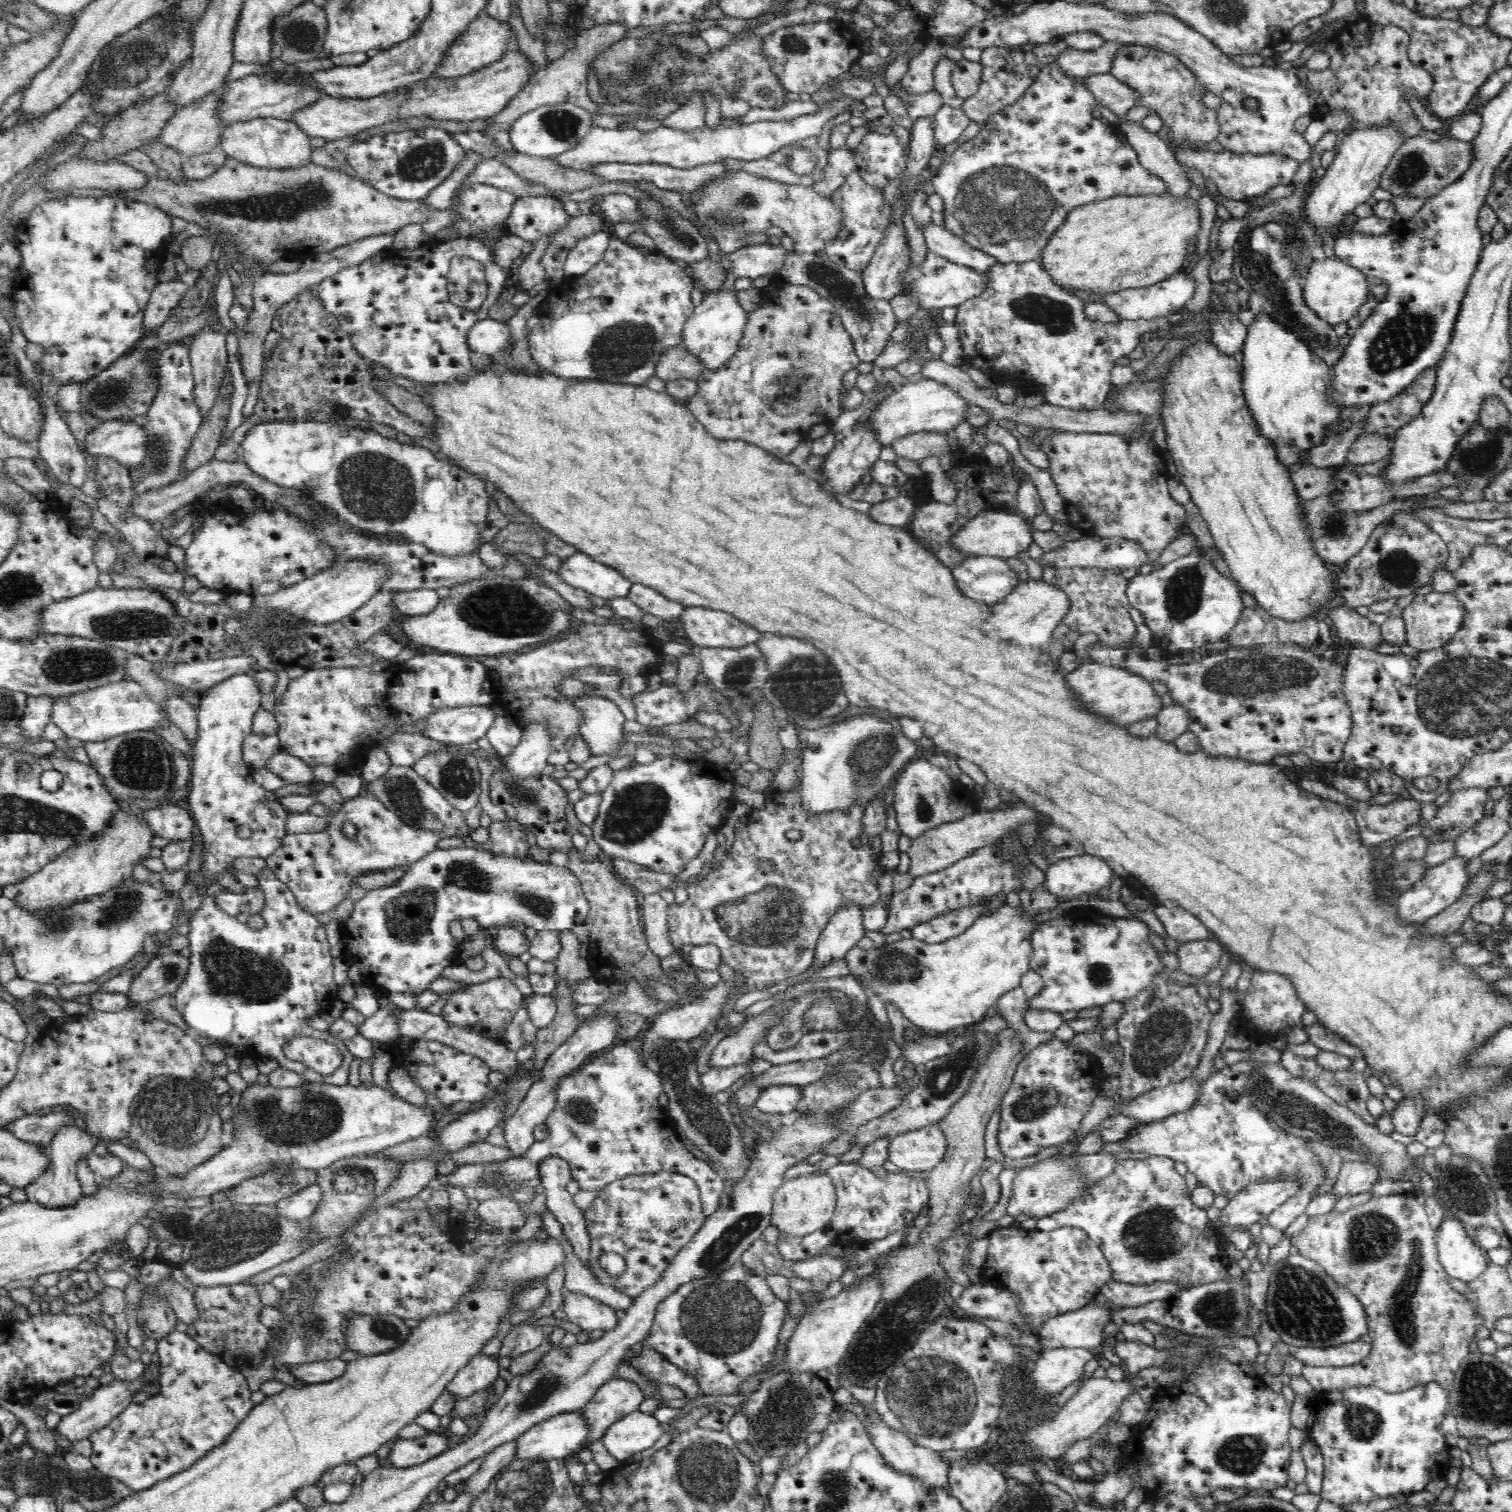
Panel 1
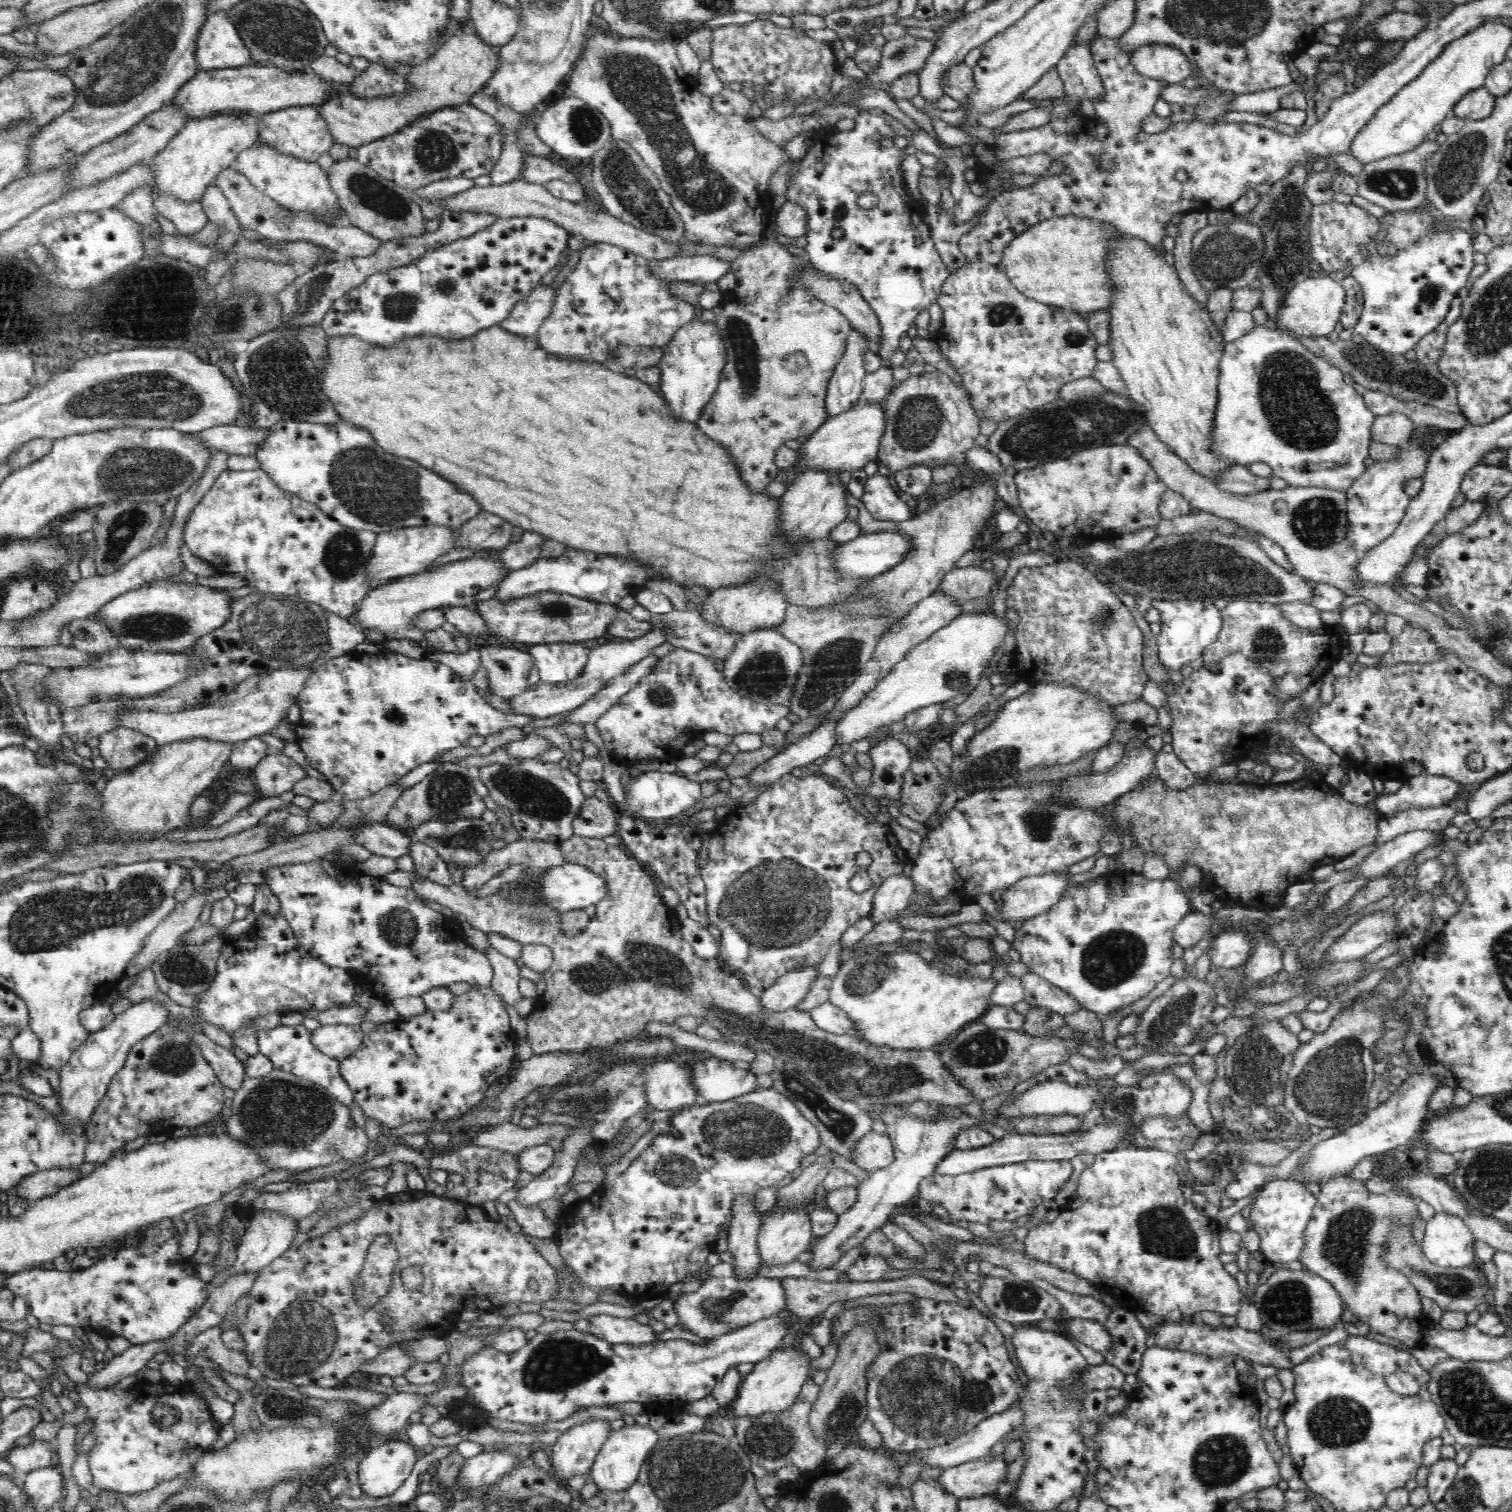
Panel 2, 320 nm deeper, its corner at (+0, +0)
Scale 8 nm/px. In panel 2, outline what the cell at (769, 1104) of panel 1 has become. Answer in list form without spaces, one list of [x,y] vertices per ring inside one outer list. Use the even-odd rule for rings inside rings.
[[[714,1056],[696,1062],[692,1069],[699,1096],[709,1102],[732,1100],[761,1089],[758,1077],[750,1069],[734,1067],[730,1062]]]

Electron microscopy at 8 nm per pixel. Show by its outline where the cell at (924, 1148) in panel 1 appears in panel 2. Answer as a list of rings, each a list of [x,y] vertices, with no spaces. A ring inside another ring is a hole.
[[[880,1128],[866,1133],[860,1138],[856,1150],[854,1150],[854,1164],[866,1170],[874,1172],[890,1167],[895,1158],[892,1141],[885,1131]]]

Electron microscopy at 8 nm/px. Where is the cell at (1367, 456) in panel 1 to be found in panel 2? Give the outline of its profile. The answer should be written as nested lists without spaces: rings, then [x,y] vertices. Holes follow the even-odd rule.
[[[1400,413],[1378,416],[1371,428],[1372,442],[1400,447],[1408,444],[1414,429],[1412,421]]]

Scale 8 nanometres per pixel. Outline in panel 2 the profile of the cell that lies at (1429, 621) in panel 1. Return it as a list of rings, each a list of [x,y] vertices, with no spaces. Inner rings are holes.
[[[1407,621],[1404,628],[1392,641],[1391,649],[1381,656],[1378,665],[1393,665],[1397,662],[1427,663],[1437,657],[1439,646],[1432,633]]]

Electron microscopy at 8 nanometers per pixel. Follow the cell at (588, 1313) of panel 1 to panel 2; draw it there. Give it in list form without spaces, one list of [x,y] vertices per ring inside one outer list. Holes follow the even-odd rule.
[[[598,1314],[590,1316],[590,1334],[610,1344],[643,1345],[656,1339],[656,1333],[648,1324],[641,1324],[636,1319]]]

